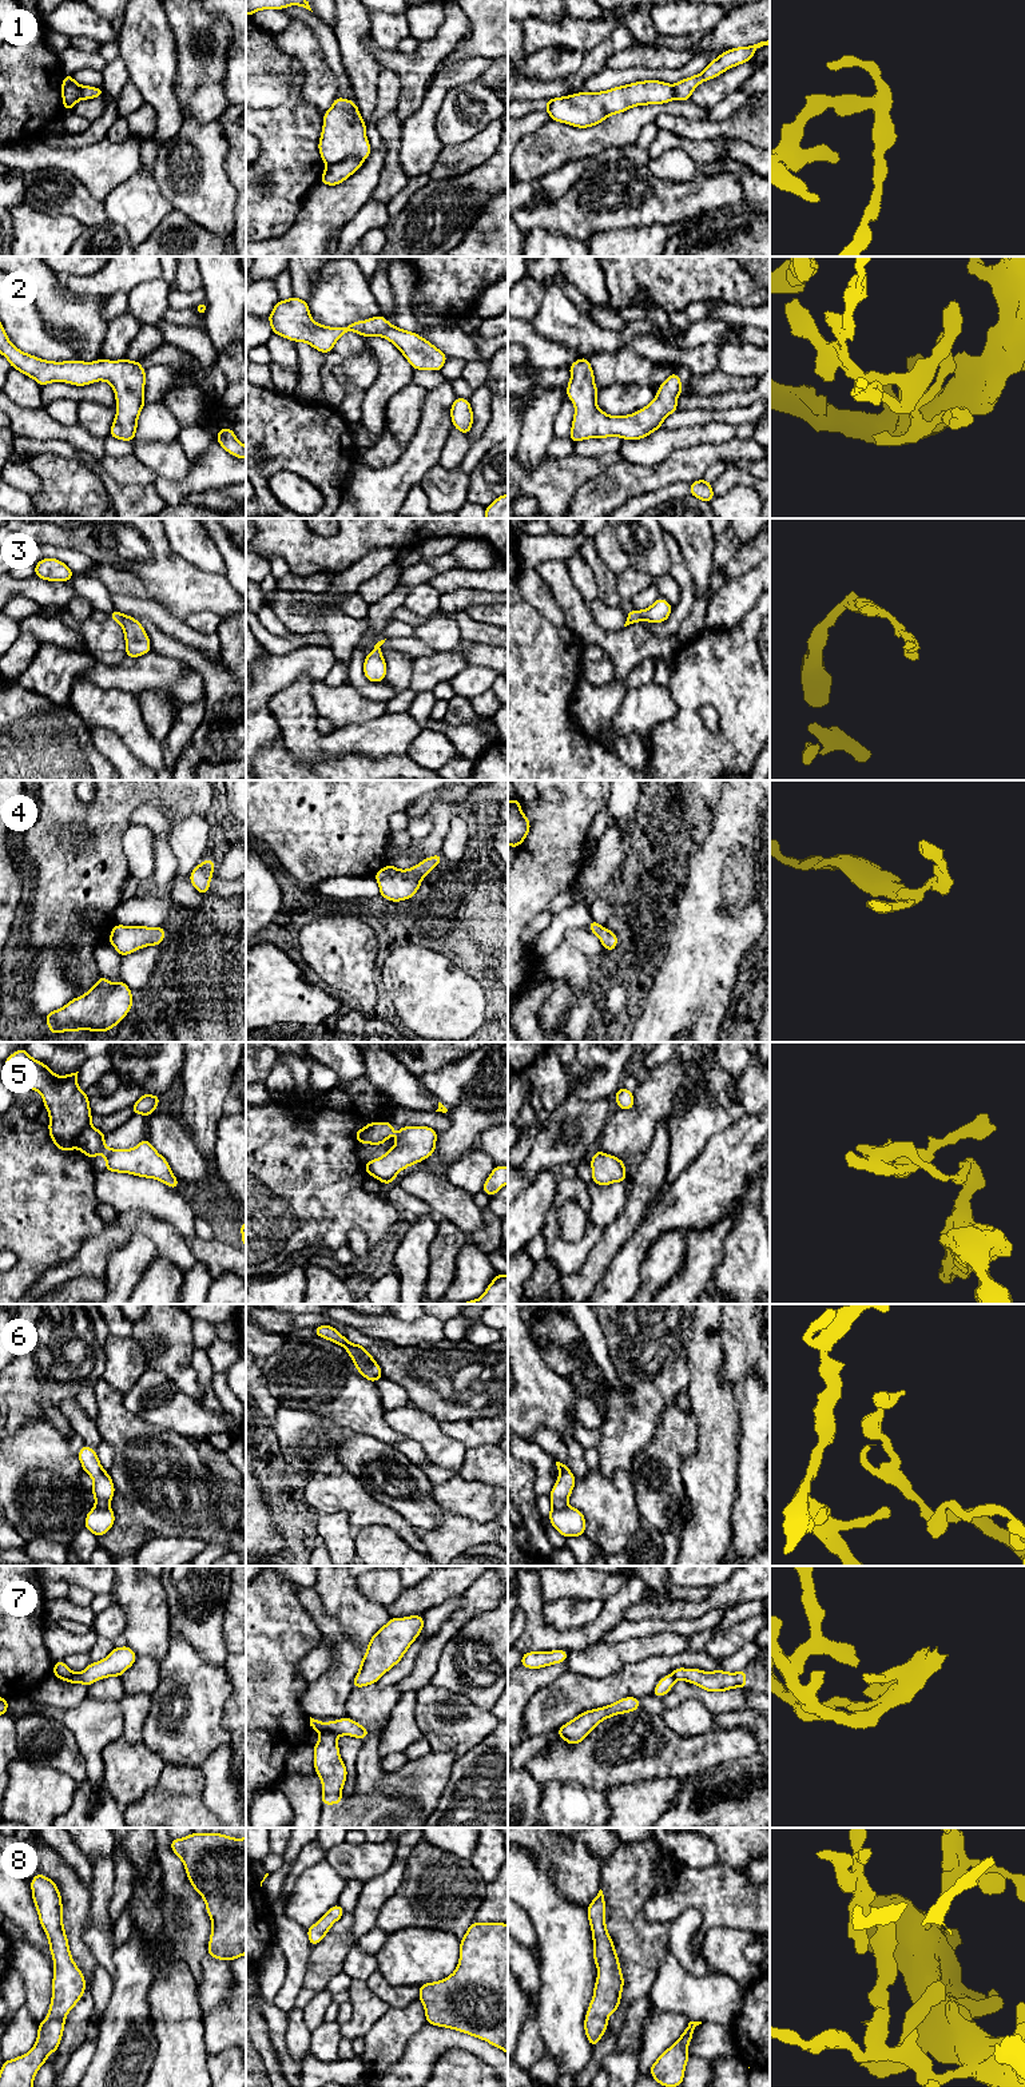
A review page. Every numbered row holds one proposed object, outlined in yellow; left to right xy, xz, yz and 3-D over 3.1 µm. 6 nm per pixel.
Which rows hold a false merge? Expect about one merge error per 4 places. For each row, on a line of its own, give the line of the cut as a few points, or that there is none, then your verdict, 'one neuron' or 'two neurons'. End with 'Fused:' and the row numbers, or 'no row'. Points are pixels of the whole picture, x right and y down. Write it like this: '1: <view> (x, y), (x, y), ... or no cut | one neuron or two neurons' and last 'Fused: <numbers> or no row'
1: xz (362, 159), (348, 156), (326, 166) | two neurons
2: no cut | one neuron
3: no cut | one neuron
4: no cut | one neuron
5: no cut | one neuron
6: no cut | one neuron
7: xz (320, 1730), (332, 1730), (337, 1736) | two neurons
8: no cut | one neuron
Fused: 1, 7

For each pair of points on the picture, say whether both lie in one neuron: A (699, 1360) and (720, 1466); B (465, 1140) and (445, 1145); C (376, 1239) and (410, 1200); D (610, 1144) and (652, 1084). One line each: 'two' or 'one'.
A: one
B: one
C: two
D: one

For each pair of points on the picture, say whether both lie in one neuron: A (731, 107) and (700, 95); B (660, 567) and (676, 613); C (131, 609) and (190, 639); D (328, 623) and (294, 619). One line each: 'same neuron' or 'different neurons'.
A: different neurons
B: different neurons
C: same neuron
D: same neuron

